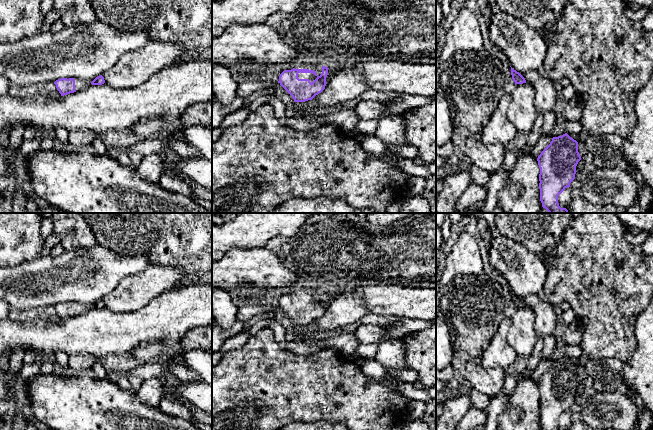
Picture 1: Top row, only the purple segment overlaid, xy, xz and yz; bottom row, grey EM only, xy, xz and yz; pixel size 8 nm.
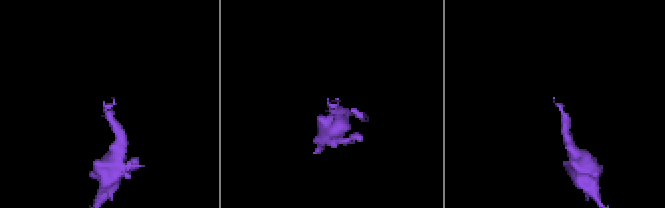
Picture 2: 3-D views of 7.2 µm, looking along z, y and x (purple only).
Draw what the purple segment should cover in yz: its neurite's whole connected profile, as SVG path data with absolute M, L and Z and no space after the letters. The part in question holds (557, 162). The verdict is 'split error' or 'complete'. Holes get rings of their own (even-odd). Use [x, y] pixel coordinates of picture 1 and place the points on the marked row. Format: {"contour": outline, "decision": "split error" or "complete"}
{"contour": "M567 133L553 137L538 156L540 201L549 213L569 213L559 206L558 196L575 179L580 160L578 142Z", "decision": "complete"}

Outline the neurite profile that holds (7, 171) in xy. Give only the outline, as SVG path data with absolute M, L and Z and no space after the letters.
M11 129L0 130L0 213L12 213L16 192L14 159L8 149Z

